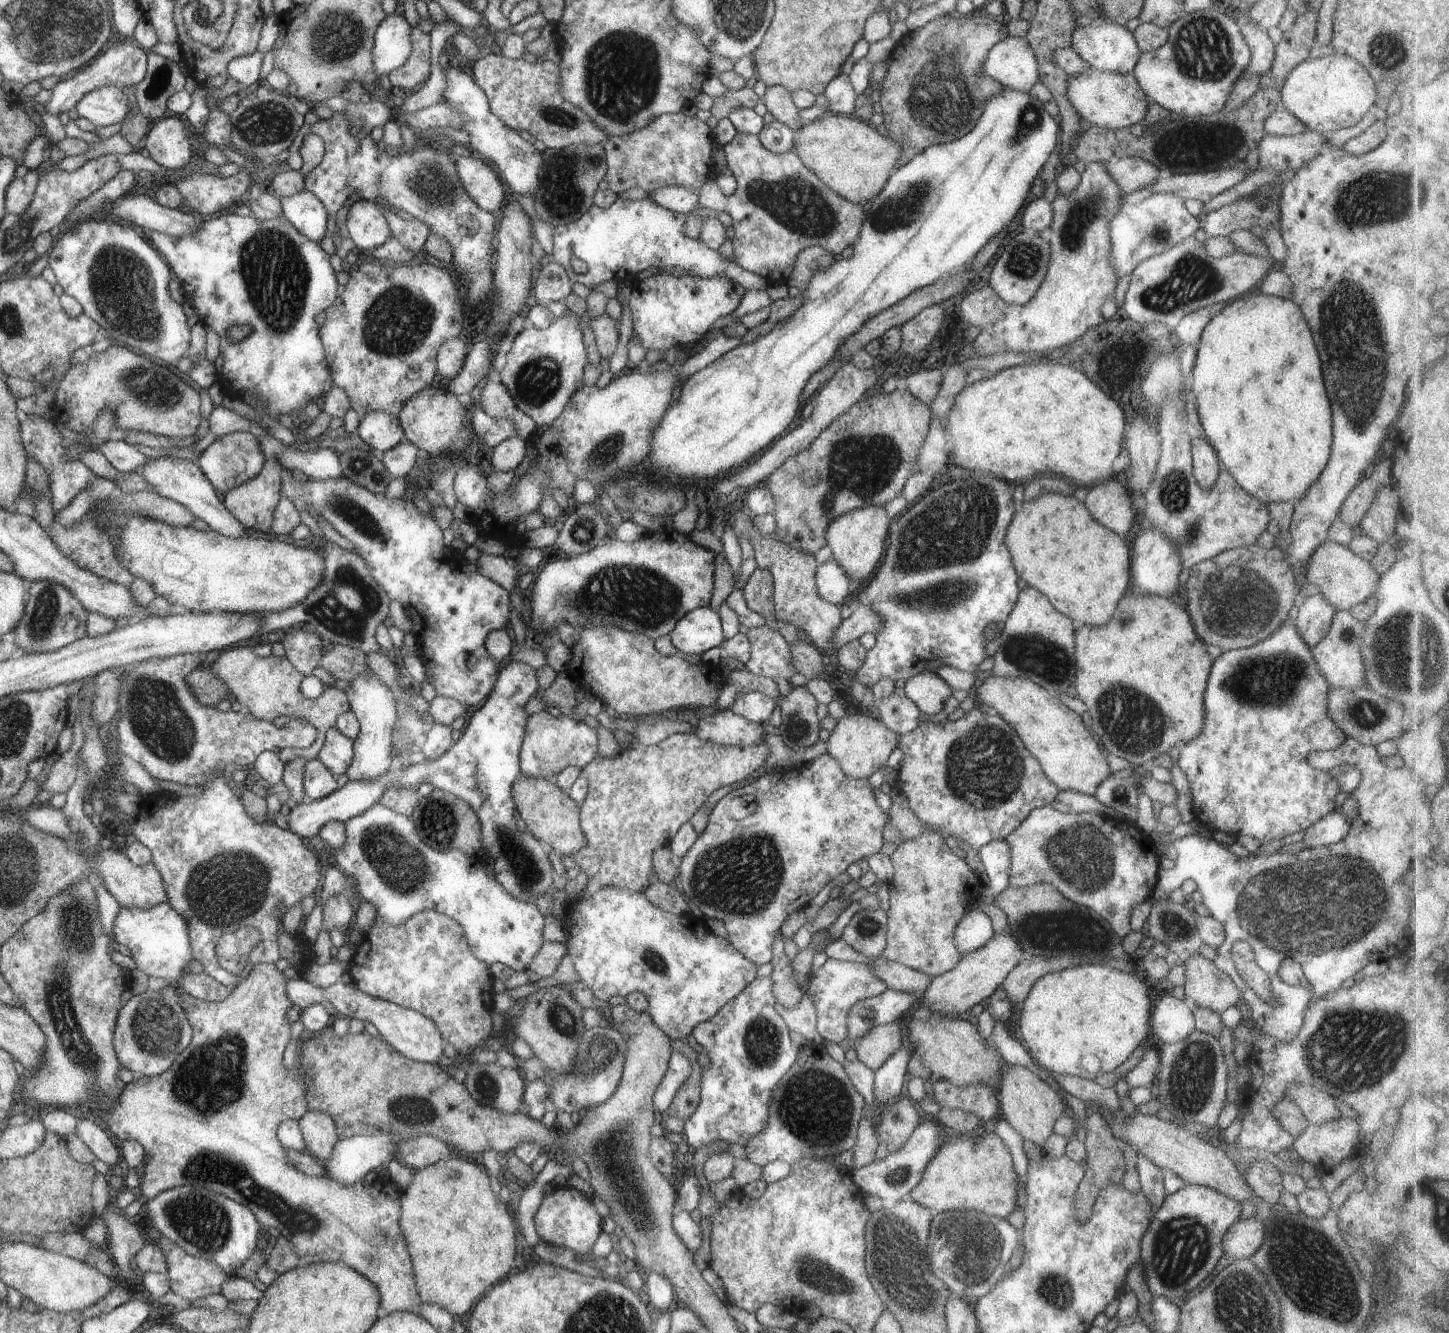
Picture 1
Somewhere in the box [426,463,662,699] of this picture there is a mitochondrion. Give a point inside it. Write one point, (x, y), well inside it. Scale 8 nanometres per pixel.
(584, 531)

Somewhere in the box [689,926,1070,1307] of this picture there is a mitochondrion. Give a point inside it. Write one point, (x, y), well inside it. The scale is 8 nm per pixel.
(969, 1249)

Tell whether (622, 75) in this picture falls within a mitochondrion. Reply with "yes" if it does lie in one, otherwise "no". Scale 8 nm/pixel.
yes

